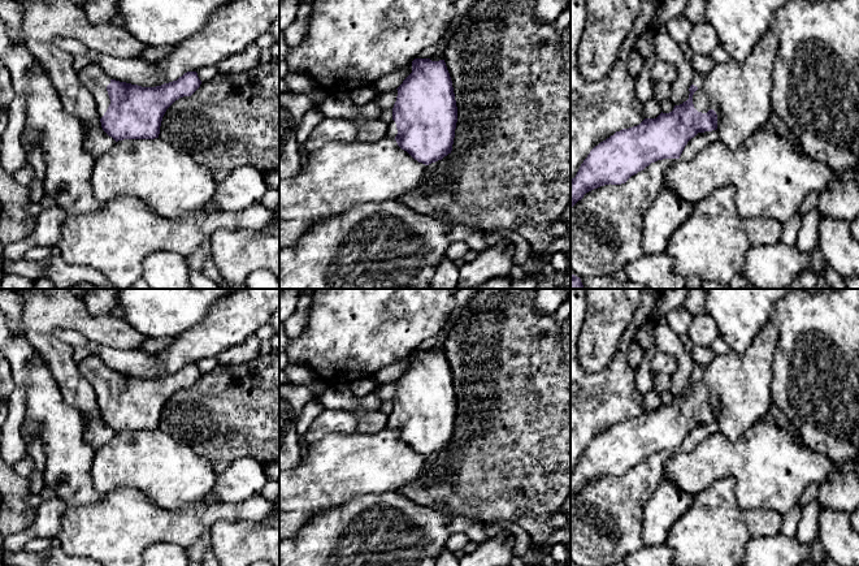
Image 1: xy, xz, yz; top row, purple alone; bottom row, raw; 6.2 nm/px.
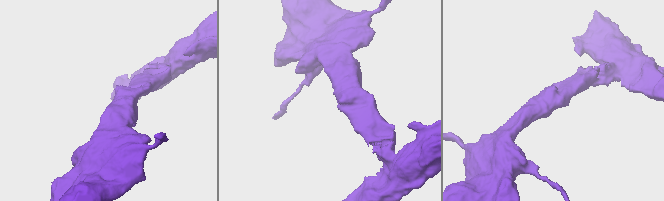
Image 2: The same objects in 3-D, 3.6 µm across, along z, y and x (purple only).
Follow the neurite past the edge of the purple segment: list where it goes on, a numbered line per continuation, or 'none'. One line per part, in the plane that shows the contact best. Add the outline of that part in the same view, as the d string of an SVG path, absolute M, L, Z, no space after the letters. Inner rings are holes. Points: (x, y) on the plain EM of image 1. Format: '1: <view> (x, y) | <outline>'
1: yz (701, 394) | M695 364L691 376L697 377L698 381L693 386L693 396L698 403L707 405L711 398L708 394L708 388L703 380L704 377L704 367Z

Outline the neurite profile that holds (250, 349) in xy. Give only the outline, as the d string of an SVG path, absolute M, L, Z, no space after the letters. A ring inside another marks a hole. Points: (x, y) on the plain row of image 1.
M256 334L244 342L220 353L216 358L220 366L234 366L250 362L260 355L260 340Z

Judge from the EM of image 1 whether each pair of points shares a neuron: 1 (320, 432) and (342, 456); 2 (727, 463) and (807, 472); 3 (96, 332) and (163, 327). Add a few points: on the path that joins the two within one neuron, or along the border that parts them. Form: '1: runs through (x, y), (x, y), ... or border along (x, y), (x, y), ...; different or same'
1: border along (355, 431), (329, 432), (308, 446); different
2: runs through (746, 463), (788, 466); same
3: border along (122, 318), (147, 337); different

